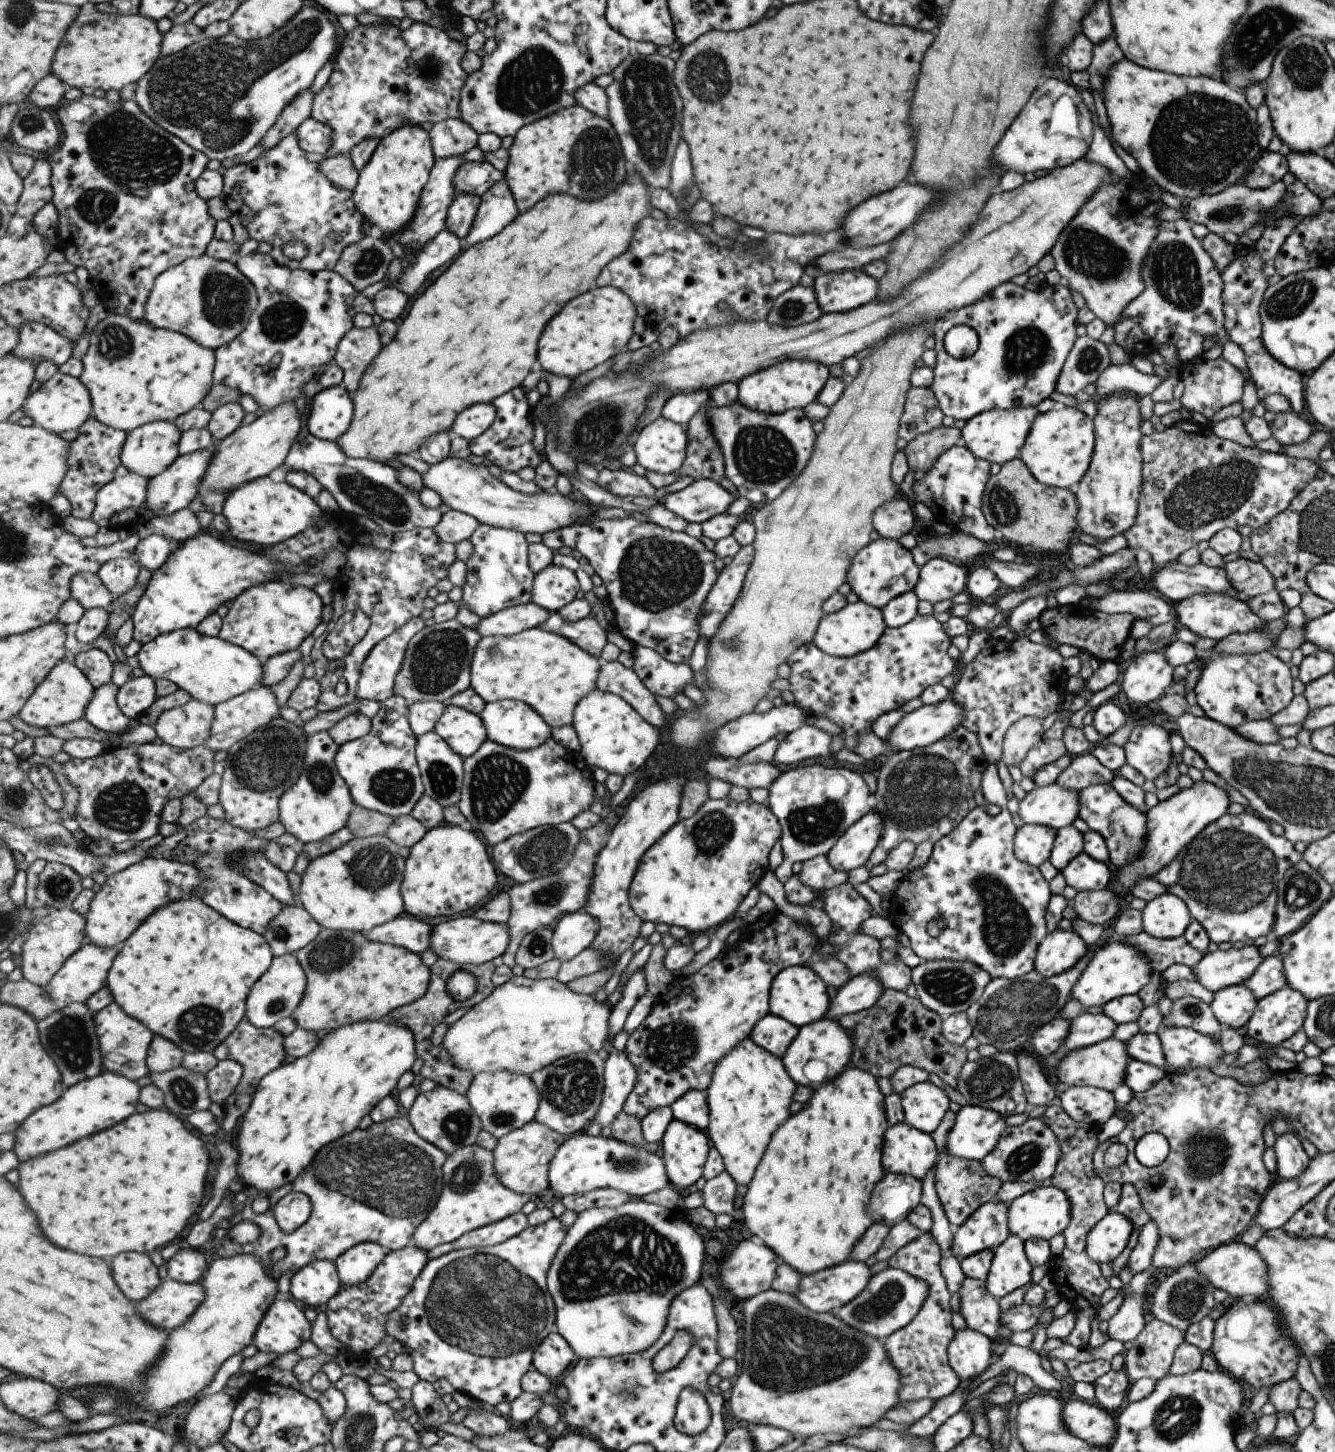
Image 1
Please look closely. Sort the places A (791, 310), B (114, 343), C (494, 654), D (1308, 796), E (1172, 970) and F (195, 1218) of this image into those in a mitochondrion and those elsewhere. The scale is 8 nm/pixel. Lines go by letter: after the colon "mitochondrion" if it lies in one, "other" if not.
A: mitochondrion
B: mitochondrion
C: mitochondrion
D: mitochondrion
E: other
F: other

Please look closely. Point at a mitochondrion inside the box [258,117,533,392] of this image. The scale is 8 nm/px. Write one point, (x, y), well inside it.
(372, 261)

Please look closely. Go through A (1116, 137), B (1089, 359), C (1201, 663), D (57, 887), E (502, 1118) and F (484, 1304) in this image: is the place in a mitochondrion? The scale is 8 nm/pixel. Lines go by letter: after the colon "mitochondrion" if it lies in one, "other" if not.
A: other
B: mitochondrion
C: other
D: mitochondrion
E: mitochondrion
F: mitochondrion

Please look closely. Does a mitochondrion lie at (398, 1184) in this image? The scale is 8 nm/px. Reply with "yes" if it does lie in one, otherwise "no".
yes

